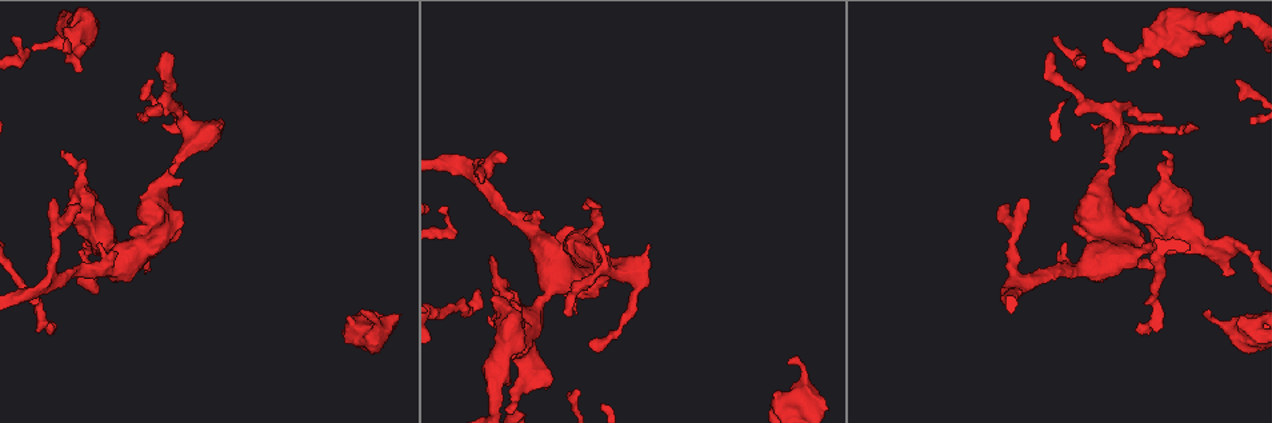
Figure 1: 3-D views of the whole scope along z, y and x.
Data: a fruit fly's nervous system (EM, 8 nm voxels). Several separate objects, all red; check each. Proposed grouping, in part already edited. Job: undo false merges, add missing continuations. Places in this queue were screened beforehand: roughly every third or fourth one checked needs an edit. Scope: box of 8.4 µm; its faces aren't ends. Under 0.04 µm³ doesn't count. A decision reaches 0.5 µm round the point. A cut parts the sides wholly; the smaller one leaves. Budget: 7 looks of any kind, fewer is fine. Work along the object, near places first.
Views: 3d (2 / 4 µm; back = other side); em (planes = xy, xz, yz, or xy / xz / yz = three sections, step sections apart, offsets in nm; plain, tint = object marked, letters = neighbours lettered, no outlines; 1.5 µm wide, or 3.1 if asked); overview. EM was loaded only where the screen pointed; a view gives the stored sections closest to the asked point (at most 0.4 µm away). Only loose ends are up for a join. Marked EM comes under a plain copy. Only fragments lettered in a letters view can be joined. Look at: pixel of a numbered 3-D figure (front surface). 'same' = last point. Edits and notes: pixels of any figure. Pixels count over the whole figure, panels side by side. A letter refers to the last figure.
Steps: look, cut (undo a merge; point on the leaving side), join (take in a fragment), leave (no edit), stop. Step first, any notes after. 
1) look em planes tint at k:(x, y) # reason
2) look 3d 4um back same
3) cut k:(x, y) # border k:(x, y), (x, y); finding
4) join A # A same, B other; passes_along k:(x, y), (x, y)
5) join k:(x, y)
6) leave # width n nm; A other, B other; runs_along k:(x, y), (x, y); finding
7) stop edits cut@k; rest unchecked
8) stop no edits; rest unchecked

look 3d 2um at 1:(565, 314) # branch stops here

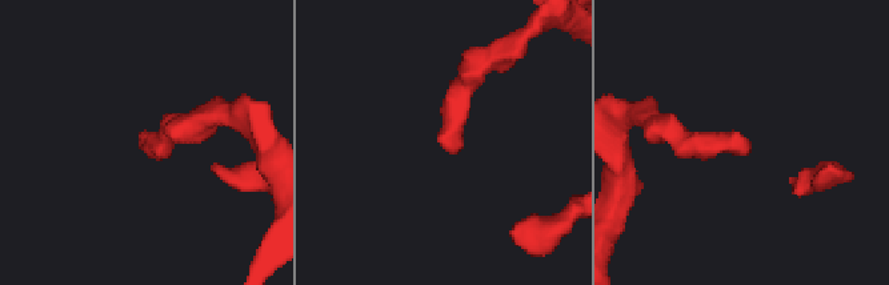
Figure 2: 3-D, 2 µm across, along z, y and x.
look em yz step 4 letters at 2:(745, 153)

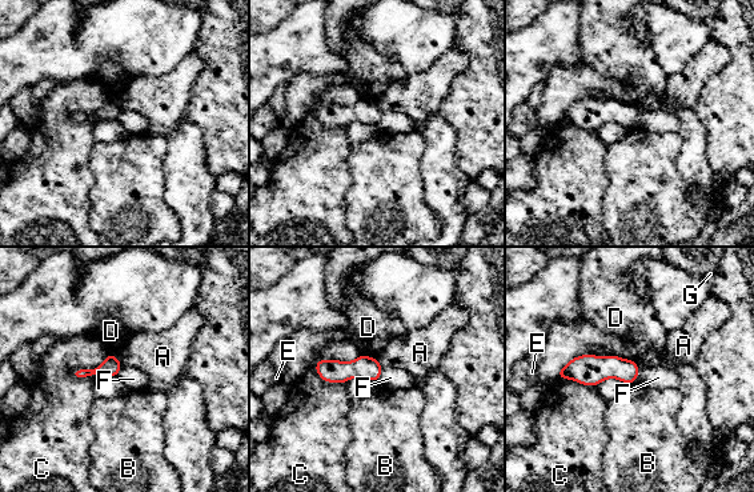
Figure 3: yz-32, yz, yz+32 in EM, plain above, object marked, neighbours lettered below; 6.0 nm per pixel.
look em planes letters same # another direction

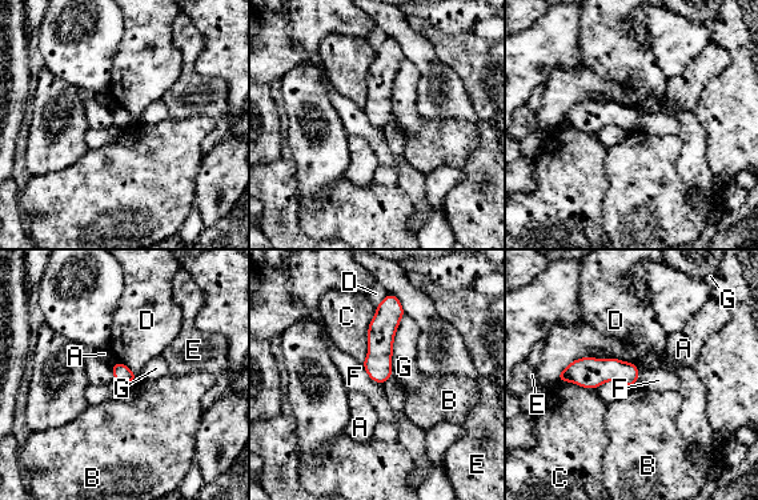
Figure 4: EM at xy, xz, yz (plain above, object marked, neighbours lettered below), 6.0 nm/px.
leave # A other, B other, C other, D other, E other, F other, G other; no lettered fragment goes on from it

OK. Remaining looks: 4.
look em 3.1um planes letters at 1:(525, 217) # an open end

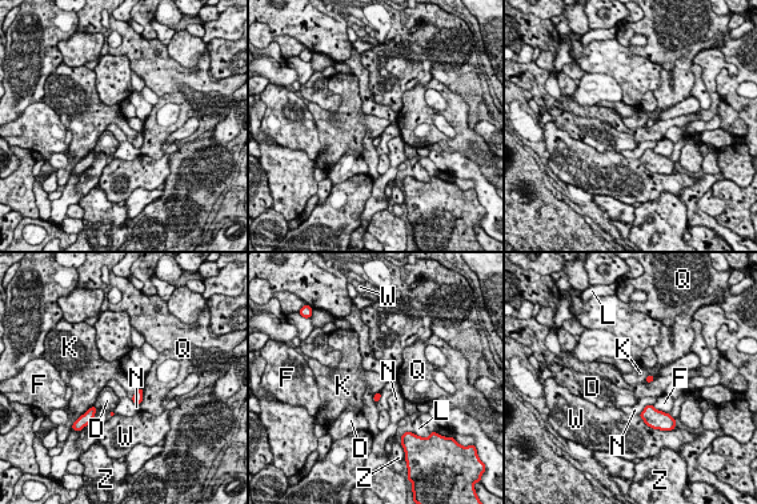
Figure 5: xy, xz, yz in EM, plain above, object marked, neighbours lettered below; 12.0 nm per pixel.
leave # D other, F other, K other, L other, N other, Q other, W other, Z other; border 5:(139, 388), (133, 395); no lettered fragment goes on from it

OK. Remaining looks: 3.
look 3d 2um at 1:(647, 247) # free end

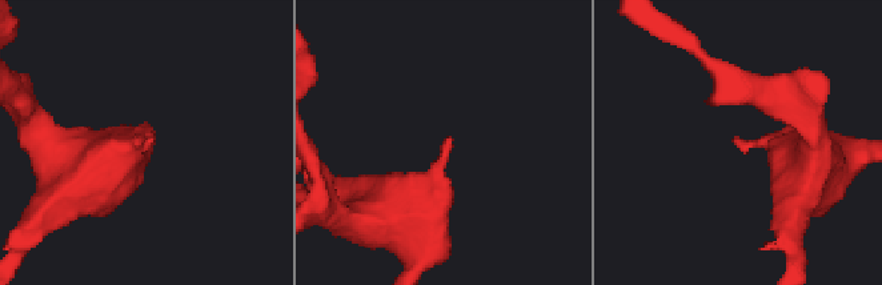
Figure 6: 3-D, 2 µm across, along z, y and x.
look em xy step 8 letters at 6:(735, 140) # need the tissue

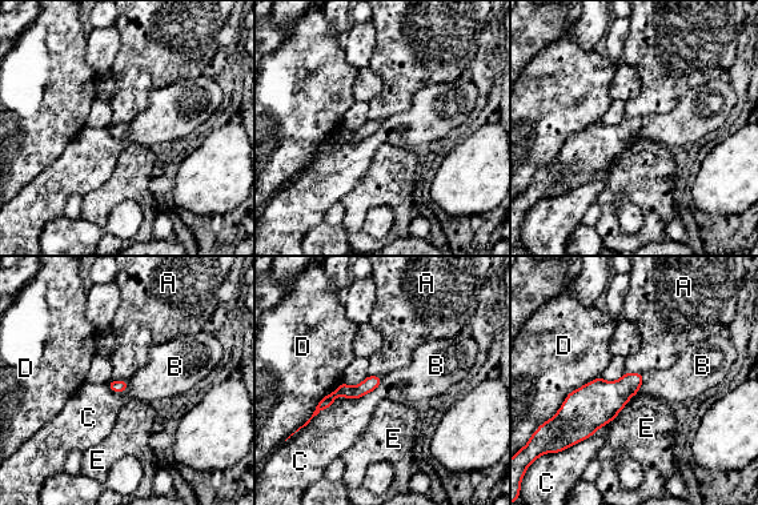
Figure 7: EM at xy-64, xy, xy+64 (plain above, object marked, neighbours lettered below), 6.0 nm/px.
look em planes letters same # cut it another way

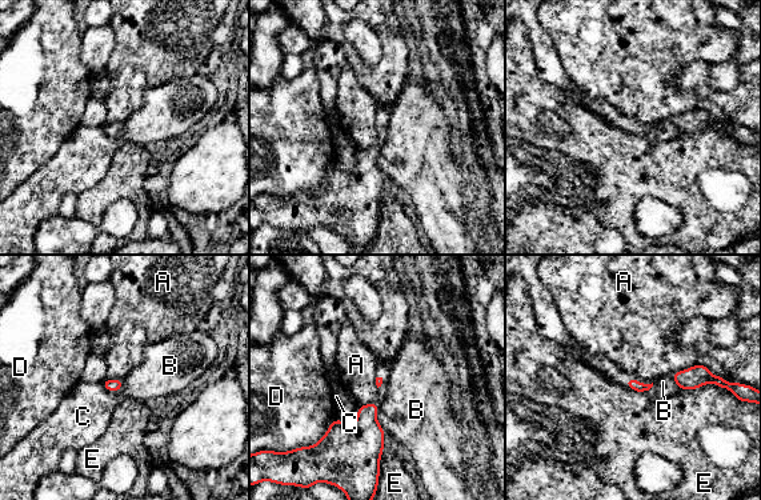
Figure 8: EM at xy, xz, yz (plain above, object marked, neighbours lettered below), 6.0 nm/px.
leave # A other, B other, C other, D other, E other; border 8:(697, 363), (671, 375); no lettered fragment goes on from it

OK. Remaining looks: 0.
stop no edits; rest unchecked

